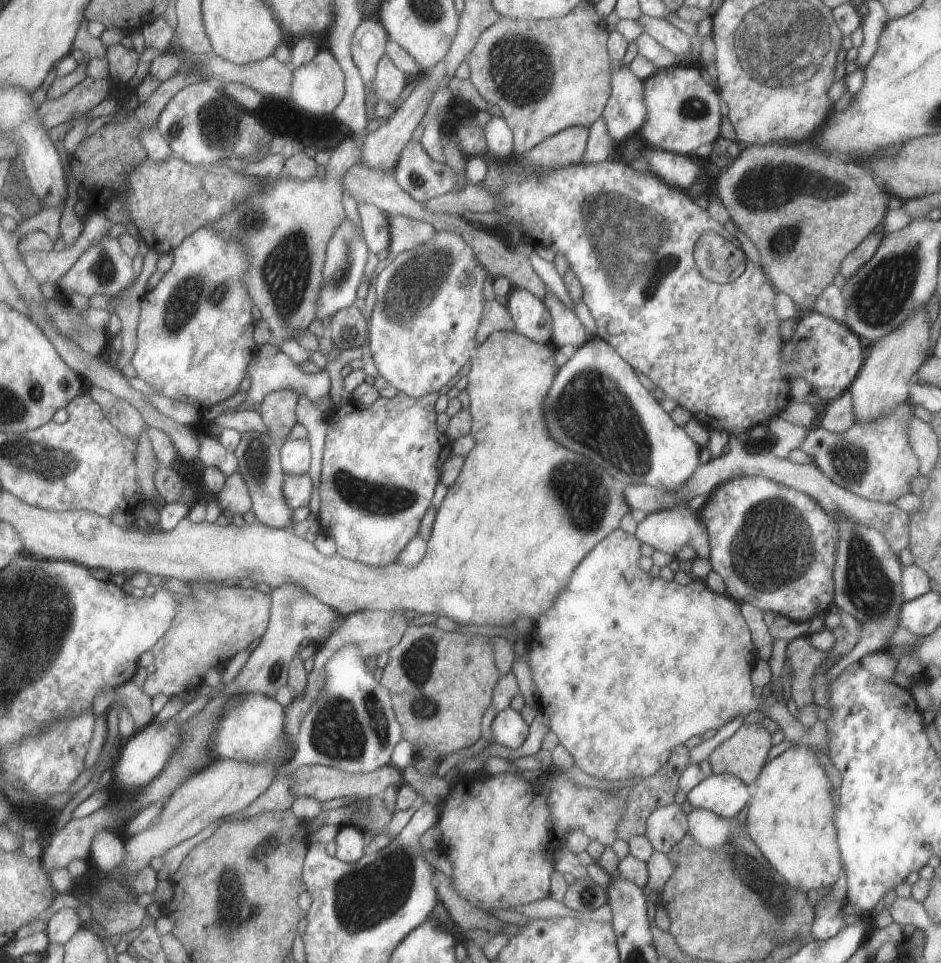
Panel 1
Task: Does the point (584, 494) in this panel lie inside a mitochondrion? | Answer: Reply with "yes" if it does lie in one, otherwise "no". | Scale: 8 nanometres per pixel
yes

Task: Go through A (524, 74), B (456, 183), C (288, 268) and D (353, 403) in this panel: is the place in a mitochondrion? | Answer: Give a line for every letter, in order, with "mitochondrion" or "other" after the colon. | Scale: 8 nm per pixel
A: mitochondrion
B: other
C: mitochondrion
D: other

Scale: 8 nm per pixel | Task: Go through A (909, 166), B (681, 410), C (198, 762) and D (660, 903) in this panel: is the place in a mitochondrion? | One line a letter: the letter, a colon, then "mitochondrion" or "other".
A: other
B: other
C: mitochondrion
D: other

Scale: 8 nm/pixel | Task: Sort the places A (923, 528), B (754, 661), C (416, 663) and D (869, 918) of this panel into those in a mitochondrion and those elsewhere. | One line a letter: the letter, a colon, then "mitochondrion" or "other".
A: other
B: other
C: mitochondrion
D: other

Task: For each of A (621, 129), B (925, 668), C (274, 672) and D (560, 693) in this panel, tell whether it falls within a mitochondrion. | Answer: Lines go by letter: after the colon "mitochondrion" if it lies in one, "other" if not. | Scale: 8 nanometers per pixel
A: other
B: other
C: mitochondrion
D: other

